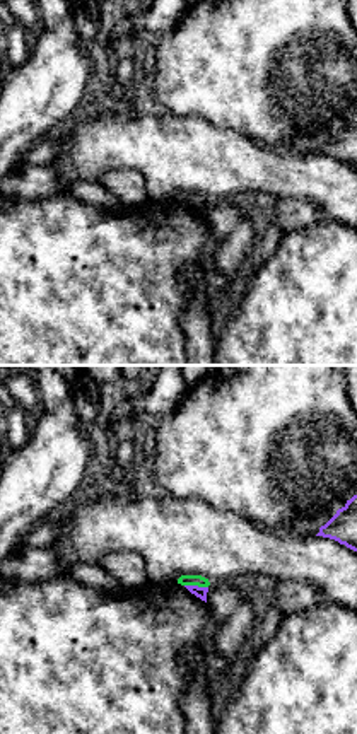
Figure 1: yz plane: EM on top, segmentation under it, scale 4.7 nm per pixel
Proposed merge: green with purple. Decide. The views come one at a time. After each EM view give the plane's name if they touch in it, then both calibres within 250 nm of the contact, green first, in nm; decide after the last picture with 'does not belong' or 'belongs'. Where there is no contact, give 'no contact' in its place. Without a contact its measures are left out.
contact in yz; calibres 50 and 50 nm

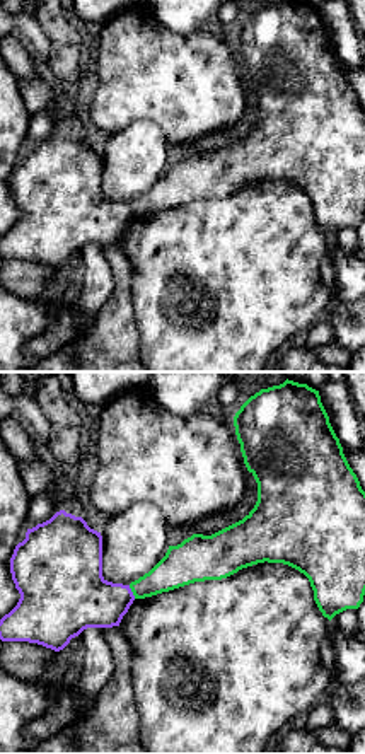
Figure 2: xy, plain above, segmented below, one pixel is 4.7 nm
contact in xy; calibres 170 and 280 nm

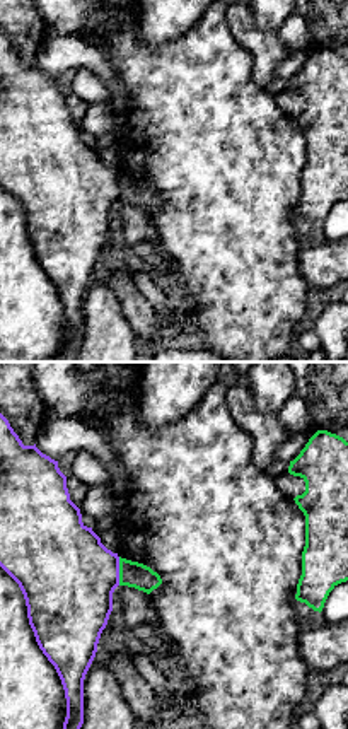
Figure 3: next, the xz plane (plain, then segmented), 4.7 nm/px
contact in xz; calibres 120 and 460 nm

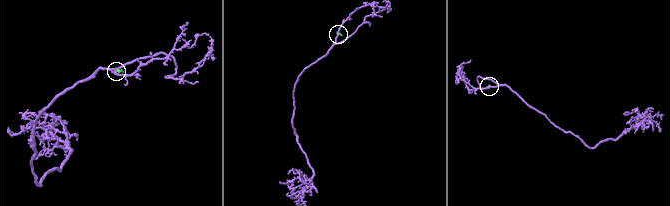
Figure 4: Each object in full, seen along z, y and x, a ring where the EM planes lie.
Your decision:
does not belong

